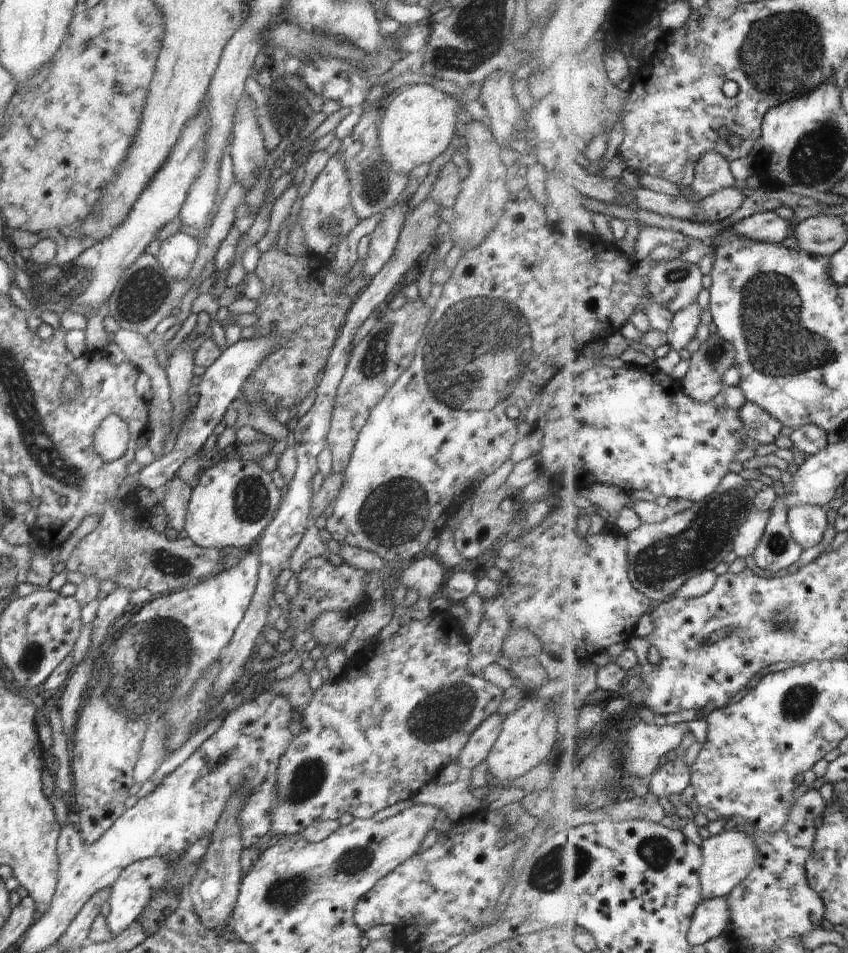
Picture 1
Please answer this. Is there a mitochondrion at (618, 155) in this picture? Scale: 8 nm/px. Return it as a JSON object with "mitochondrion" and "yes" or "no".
{"mitochondrion":"no"}

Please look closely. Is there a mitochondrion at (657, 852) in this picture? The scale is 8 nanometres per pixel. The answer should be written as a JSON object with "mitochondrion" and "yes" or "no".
{"mitochondrion":"yes"}

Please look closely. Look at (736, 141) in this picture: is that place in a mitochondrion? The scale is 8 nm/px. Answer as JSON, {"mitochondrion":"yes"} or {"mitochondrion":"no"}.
{"mitochondrion":"no"}

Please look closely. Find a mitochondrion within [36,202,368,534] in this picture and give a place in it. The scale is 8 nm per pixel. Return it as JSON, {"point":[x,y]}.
{"point":[141,294]}

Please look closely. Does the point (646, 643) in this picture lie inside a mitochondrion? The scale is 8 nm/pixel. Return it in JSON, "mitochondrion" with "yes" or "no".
{"mitochondrion":"no"}

